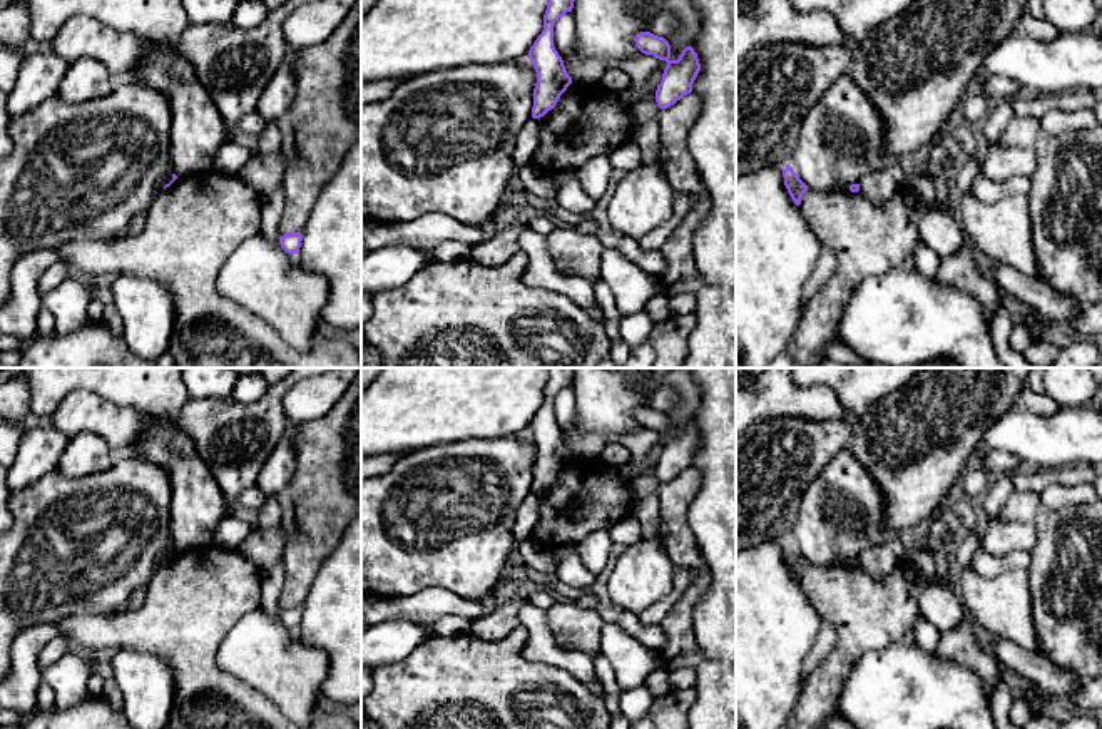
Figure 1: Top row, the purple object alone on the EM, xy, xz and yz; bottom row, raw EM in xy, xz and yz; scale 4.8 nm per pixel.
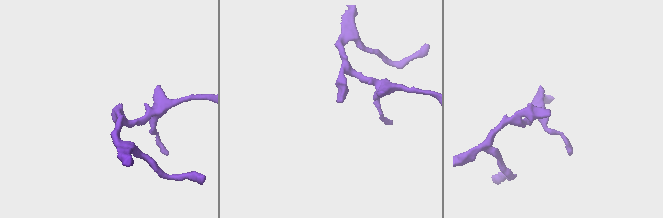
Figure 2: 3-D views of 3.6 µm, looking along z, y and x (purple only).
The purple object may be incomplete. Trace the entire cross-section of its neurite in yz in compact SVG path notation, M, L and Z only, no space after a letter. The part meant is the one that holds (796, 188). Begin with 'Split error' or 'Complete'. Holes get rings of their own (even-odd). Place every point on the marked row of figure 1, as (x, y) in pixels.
Complete. M789 164L783 171L783 177L791 199L796 206L799 206L803 194L808 191L808 186L799 179L799 176L793 171Z

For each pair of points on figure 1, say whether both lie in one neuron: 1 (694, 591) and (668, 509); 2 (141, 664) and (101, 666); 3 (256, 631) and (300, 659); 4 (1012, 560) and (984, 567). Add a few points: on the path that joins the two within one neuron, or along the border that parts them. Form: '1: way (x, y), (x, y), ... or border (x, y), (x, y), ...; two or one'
1: way (698, 570), (696, 564), (683, 550), (674, 529); one
2: border (106, 656), (114, 678); two
3: way (266, 641), (285, 659), (290, 659); one
4: way (1005, 562), (990, 565); one

